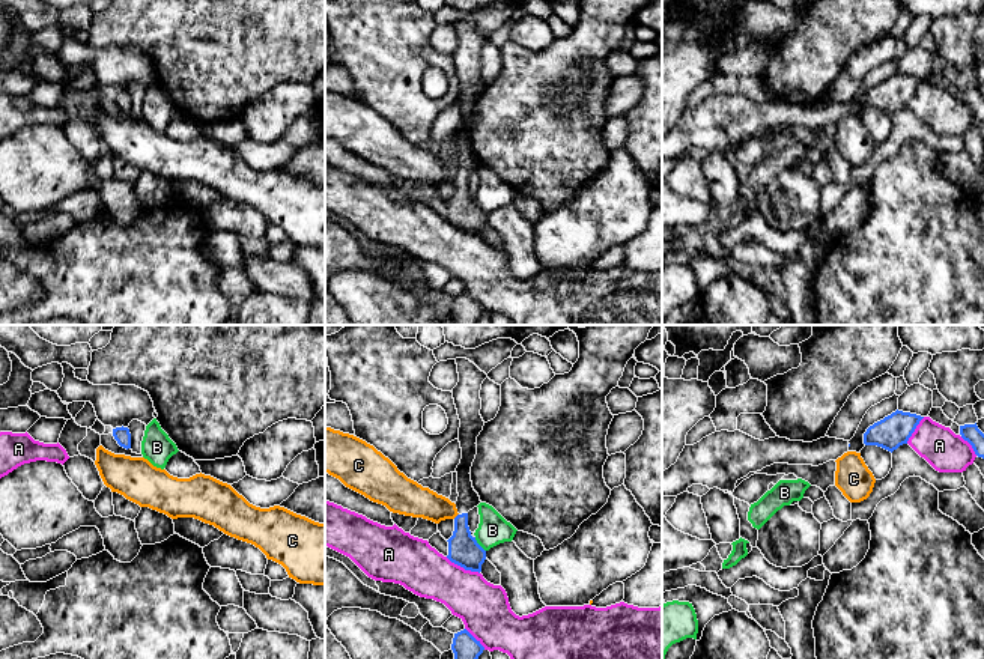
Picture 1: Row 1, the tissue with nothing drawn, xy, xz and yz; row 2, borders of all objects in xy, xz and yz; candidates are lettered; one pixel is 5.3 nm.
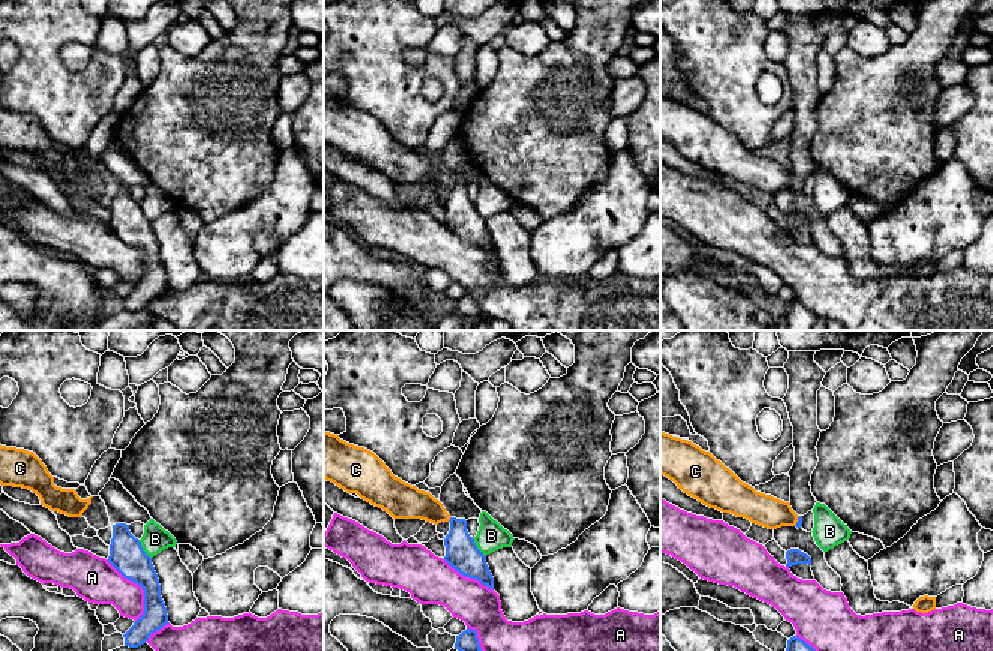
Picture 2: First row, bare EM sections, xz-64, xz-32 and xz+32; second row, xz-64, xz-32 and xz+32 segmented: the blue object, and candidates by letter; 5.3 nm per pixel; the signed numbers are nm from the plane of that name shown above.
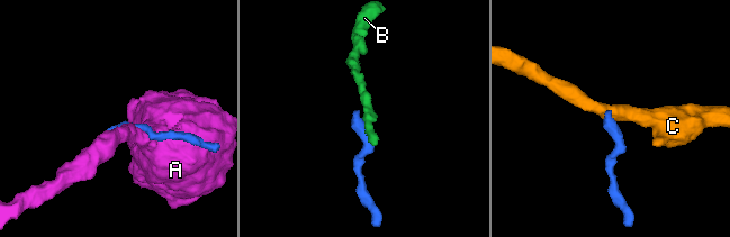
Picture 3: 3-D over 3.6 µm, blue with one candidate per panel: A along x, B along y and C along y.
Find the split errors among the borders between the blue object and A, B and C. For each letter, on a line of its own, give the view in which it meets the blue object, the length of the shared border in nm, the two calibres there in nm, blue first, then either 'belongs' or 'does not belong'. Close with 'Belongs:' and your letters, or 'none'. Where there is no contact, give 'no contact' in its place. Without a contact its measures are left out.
A: meets blue in xz; contact 200 nm long; 160 nm thick on the blue side, 260 nm on the other; does not belong
B: meets blue in xz; contact 100 nm long; 160 nm thick on the blue side, 160 nm on the other; does not belong
C: meets blue in xz; contact 40 nm long; 160 nm thick on the blue side, 180 nm on the other; does not belong
Belongs: none

